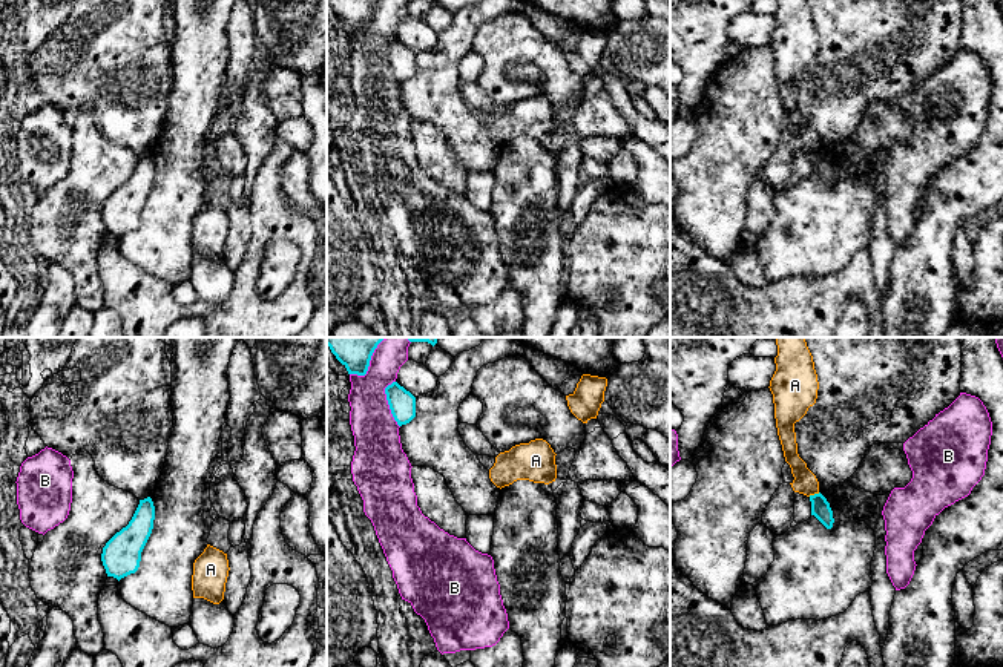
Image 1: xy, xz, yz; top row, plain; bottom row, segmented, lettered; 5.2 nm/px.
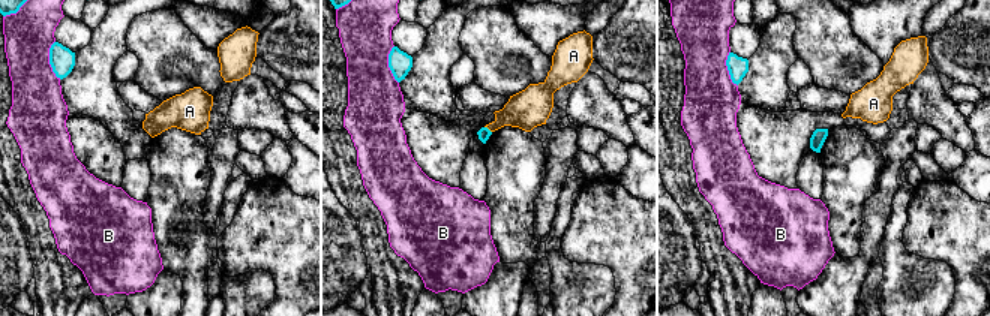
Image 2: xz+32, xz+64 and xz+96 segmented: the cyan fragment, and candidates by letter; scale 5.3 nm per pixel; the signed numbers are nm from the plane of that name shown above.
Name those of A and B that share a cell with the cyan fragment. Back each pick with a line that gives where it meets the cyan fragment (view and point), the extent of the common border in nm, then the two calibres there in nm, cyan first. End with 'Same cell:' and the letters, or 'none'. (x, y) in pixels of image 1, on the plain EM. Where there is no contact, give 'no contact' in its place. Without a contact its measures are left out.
Same cell: none

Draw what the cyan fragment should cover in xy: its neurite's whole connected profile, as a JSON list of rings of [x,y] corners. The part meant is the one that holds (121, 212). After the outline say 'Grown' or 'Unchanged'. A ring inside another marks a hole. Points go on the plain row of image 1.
[[[150,153],[140,161],[126,184],[117,189],[103,204],[101,218],[107,233],[118,238],[140,224],[141,209],[152,190],[155,163]]]. Unchanged

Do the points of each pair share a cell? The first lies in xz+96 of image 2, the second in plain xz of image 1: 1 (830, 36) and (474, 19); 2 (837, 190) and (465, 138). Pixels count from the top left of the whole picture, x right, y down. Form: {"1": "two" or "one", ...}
{"1": "two", "2": "two"}

